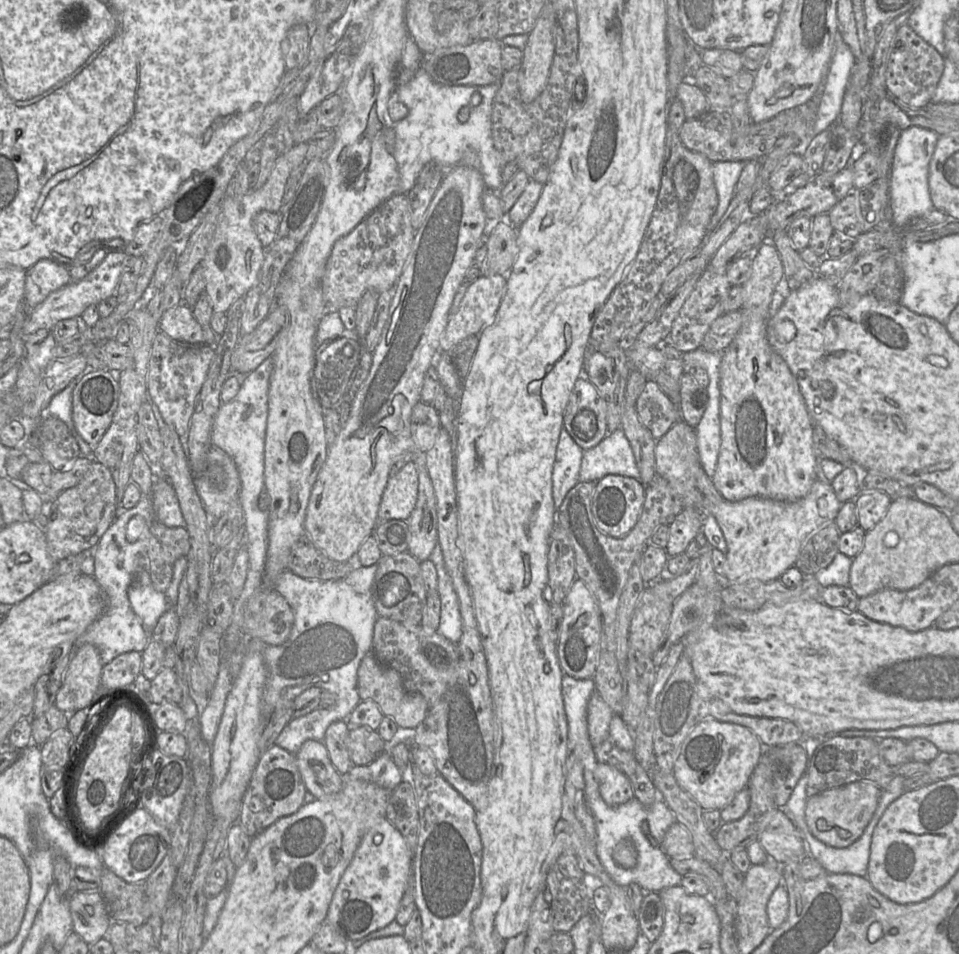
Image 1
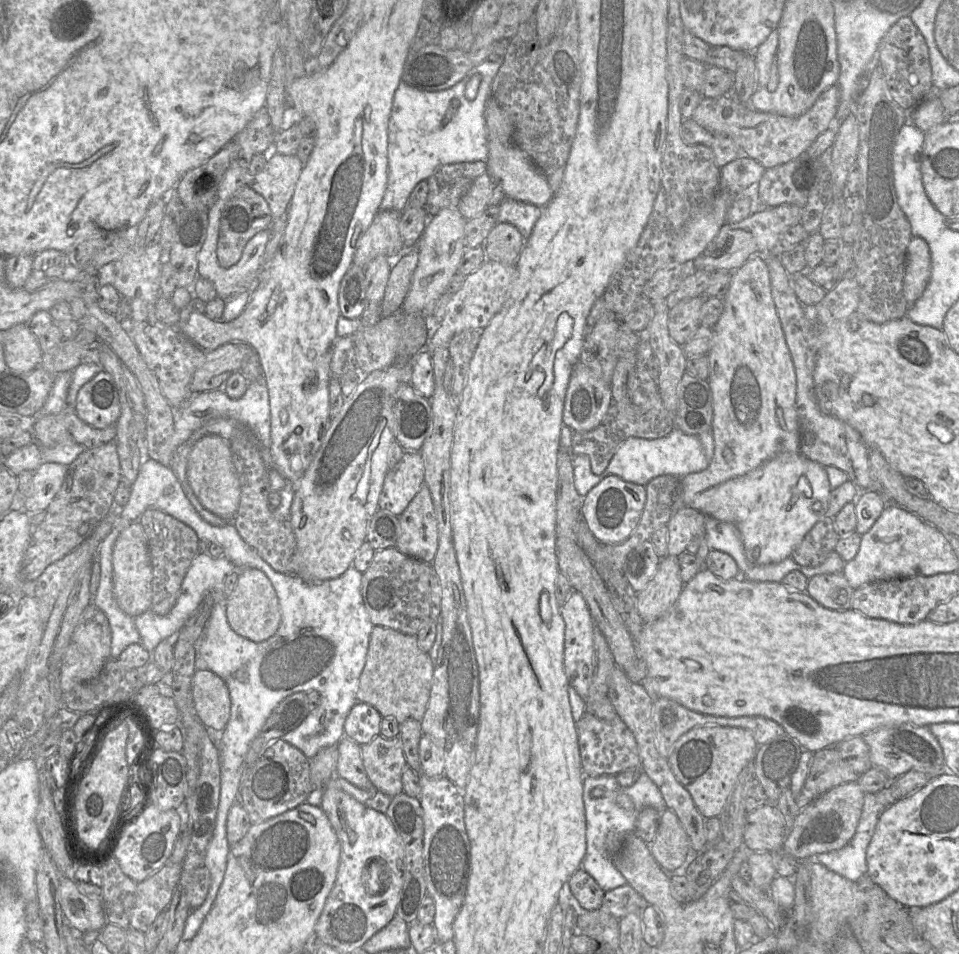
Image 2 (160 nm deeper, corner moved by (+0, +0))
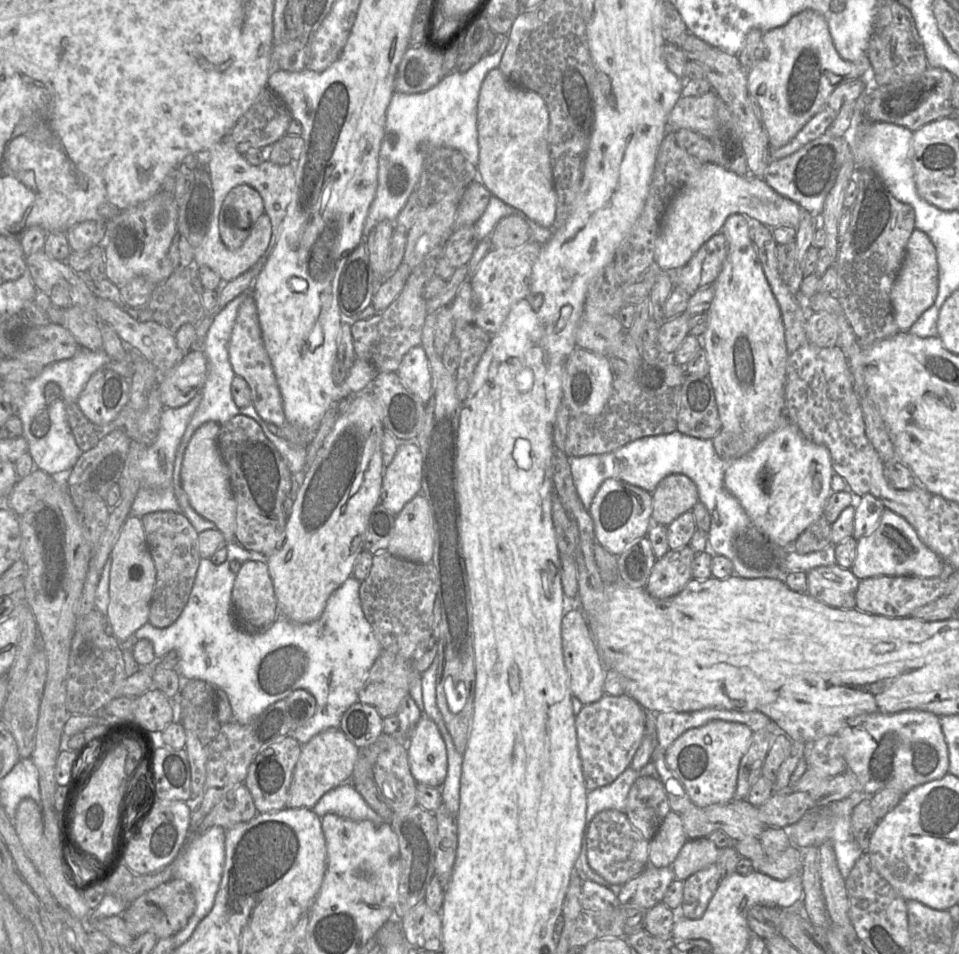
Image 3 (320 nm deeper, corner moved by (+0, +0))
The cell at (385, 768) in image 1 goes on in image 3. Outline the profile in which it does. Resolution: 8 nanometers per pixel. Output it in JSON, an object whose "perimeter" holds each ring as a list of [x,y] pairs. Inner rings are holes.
{"perimeter":[[[344,783],[326,792],[312,810],[322,818],[326,814],[362,821],[369,820],[376,824],[385,822],[356,791],[352,783]]]}

